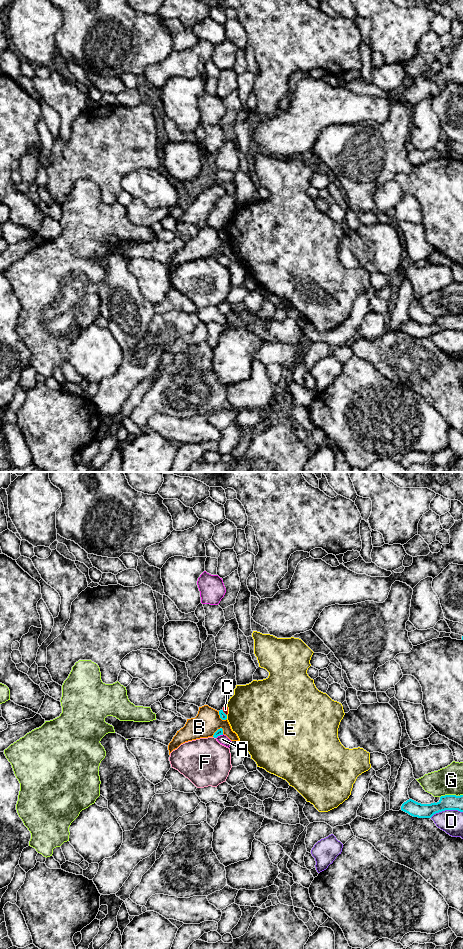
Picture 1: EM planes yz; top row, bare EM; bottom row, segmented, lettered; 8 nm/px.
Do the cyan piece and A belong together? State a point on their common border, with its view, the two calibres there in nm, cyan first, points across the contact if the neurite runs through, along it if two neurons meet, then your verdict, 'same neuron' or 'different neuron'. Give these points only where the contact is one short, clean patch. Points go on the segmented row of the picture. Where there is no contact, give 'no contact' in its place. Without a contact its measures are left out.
meets cyan in yz at (219, 735); 50 nm thick on the cyan side, 80 nm on the other; border along yz (223, 734), (216, 738); different neuron

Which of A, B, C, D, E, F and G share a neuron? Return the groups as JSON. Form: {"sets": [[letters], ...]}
{"sets": [["A"], ["B"], ["C"], ["D"], ["E"], ["F"], ["G"]]}

